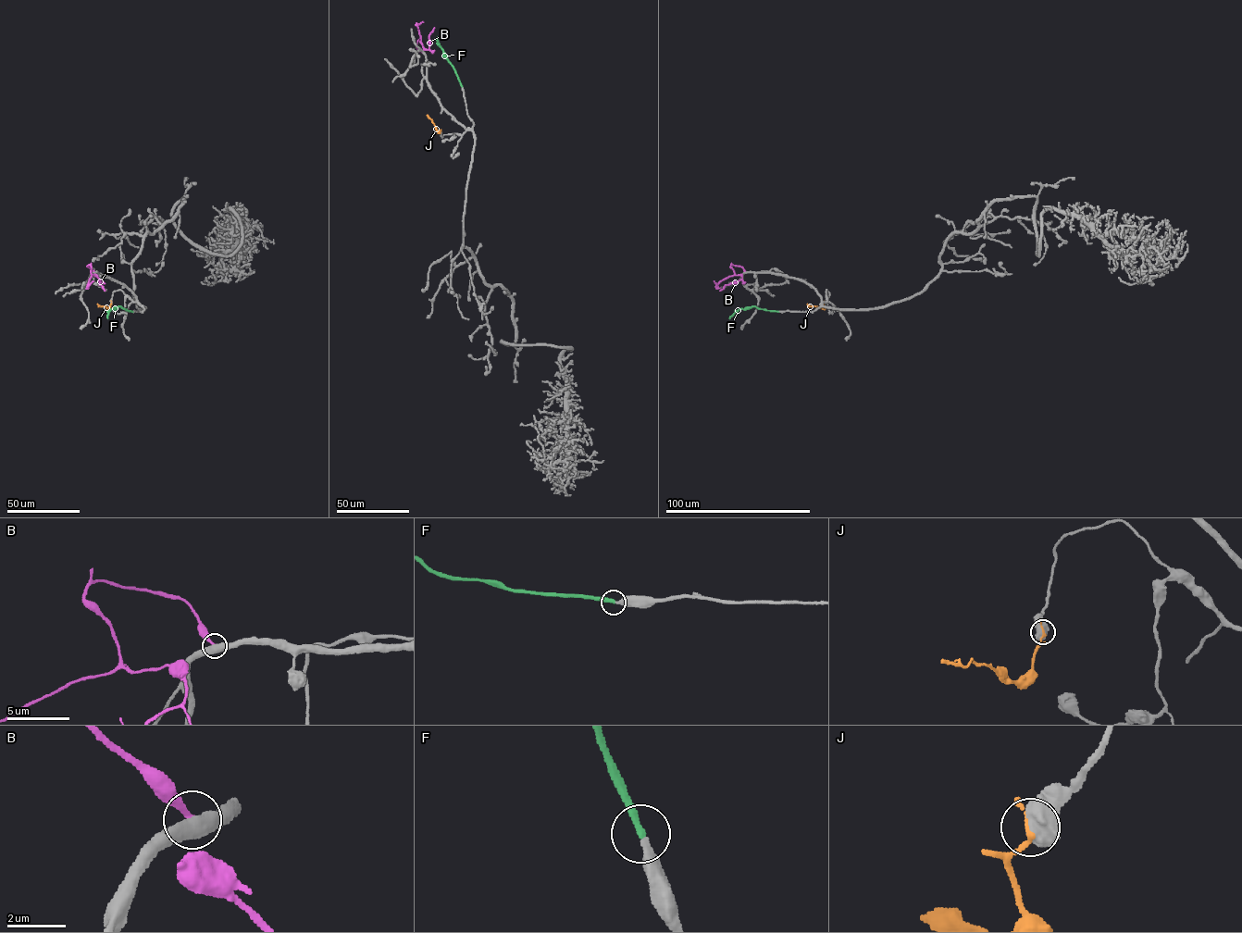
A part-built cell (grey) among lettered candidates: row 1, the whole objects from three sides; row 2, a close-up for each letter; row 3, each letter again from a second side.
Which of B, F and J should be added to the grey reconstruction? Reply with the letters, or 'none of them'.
F

